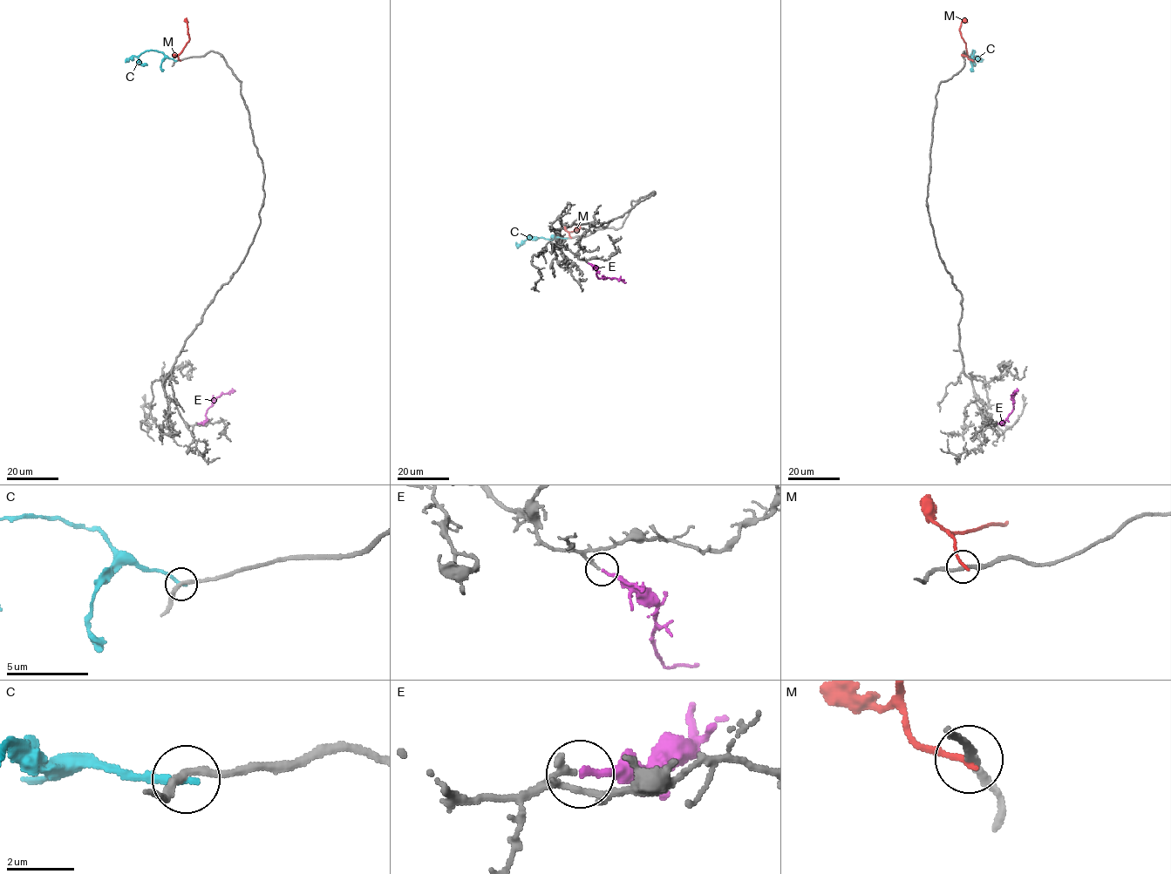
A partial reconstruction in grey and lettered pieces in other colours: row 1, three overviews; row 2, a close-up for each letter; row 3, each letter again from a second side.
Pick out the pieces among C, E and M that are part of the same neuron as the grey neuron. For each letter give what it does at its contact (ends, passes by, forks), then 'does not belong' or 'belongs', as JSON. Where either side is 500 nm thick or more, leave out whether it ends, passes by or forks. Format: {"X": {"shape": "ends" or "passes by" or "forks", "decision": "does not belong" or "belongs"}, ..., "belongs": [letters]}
{"C": {"shape": "ends", "decision": "does not belong"}, "E": {"shape": "ends", "decision": "belongs"}, "M": {"shape": "ends", "decision": "does not belong"}, "belongs": ["E"]}

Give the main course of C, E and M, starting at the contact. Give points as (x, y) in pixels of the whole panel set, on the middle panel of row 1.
C: (566, 239), (551, 240), (530, 236), (520, 245), (515, 242)
E: (588, 263), (596, 268), (599, 278), (616, 278), (626, 282)
M: (570, 237), (568, 233), (580, 228), (579, 224), (576, 230)

